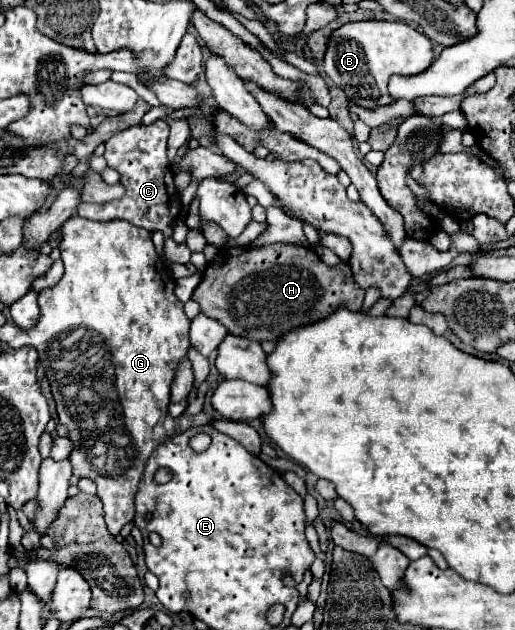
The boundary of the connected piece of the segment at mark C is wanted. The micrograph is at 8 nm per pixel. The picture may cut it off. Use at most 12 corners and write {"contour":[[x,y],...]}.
{"contour":[[168,124],[132,126],[104,158],[126,194],[78,204],[78,216],[128,220],[172,236],[180,192]]}

